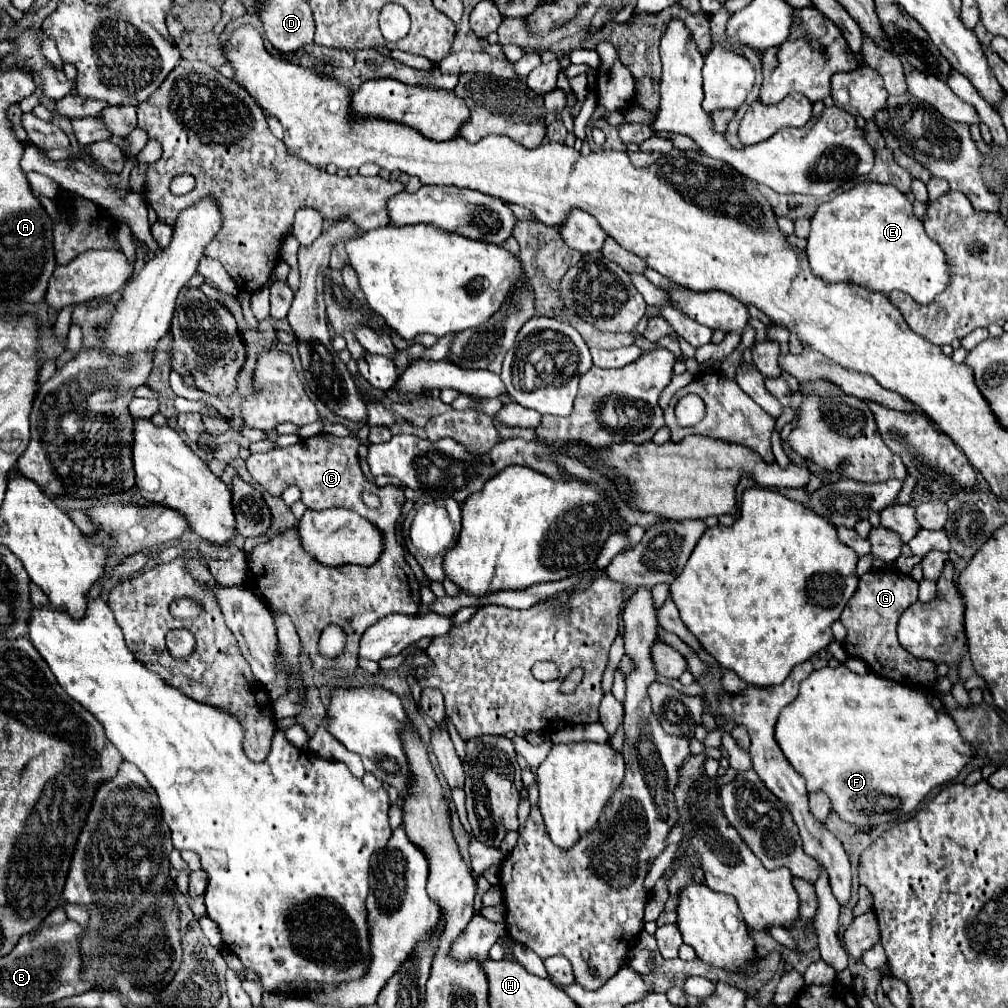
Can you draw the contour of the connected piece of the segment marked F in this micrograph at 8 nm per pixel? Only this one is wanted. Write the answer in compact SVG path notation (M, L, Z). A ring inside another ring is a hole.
M845 665L837 667L837 669L831 669L831 667L821 667L817 671L813 671L803 683L801 683L801 691L799 691L799 697L793 701L793 705L785 707L779 715L779 721L777 721L777 727L775 727L775 739L783 751L783 755L787 757L787 761L795 767L797 773L801 773L805 779L807 779L807 791L825 791L831 799L831 805L833 809L839 813L839 817L859 829L867 829L867 827L877 827L877 825L883 825L883 823L891 823L891 821L897 821L901 815L907 815L907 813L913 813L917 809L917 805L923 801L923 797L937 785L943 785L945 781L951 781L955 779L961 769L971 761L971 757L975 755L975 749L973 749L973 743L969 745L961 733L959 733L959 727L955 723L955 719L945 713L945 711L937 711L929 697L925 697L923 693L917 693L897 681L889 681L885 677L879 677L875 673L865 673L865 675L857 675L853 671L849 671Z

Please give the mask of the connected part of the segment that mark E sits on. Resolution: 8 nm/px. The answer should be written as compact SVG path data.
M859 183L853 189L833 197L819 205L811 219L811 233L807 237L807 255L811 269L827 283L851 281L865 289L873 289L889 295L891 291L903 291L917 303L927 305L949 285L949 265L943 249L927 237L923 223L915 217L909 199L893 185L883 183Z

